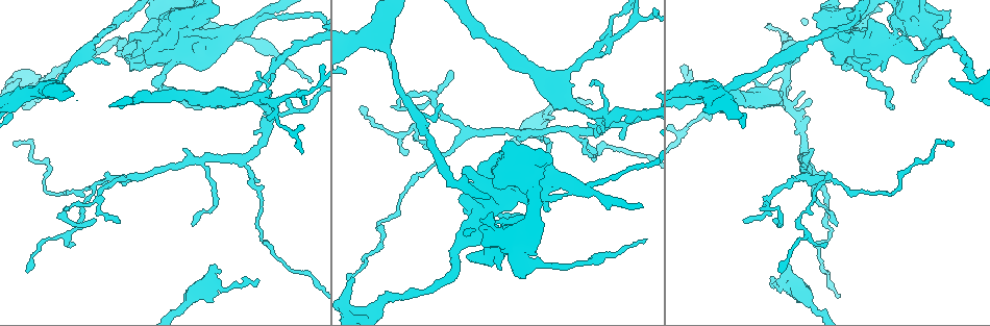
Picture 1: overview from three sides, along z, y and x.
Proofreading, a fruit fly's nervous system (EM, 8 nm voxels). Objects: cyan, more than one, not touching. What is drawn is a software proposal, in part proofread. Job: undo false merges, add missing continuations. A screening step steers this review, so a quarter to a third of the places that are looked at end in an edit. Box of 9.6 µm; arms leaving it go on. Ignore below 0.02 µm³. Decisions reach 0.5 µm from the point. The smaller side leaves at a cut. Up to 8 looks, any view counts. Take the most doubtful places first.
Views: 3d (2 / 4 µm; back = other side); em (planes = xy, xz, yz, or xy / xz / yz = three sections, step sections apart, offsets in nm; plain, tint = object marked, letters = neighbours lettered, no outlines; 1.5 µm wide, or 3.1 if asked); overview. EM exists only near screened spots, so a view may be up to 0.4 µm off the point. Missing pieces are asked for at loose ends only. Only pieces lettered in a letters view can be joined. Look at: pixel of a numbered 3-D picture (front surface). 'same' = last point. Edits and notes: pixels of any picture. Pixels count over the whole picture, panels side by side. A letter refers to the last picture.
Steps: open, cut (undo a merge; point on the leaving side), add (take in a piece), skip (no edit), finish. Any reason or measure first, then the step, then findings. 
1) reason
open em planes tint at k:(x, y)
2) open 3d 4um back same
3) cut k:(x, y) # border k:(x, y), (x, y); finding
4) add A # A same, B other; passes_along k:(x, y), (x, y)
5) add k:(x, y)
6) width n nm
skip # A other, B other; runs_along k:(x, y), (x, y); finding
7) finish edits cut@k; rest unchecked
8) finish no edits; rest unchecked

thick end
open 3d 4um at 1:(546, 211)

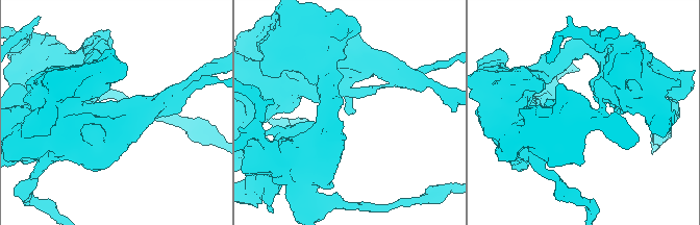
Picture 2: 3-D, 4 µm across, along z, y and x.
open em planes letters at 2:(350, 113)

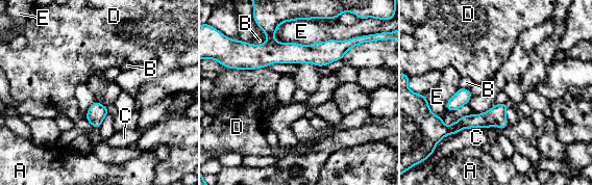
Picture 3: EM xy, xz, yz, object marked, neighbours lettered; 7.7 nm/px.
skip # A other, B other, C other, D other, E other; runs_along 3:(504, 106), (485, 121), (443, 128); none of them fits

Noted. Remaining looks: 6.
thin end
open 3d 2um at 1:(17, 147)

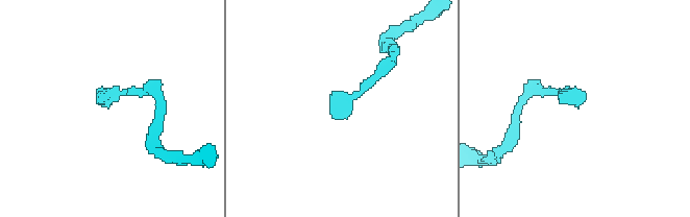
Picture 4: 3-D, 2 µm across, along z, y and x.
open em planes plain at 4:(101, 106)

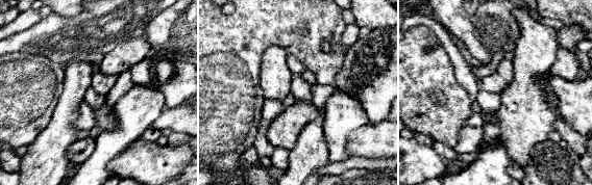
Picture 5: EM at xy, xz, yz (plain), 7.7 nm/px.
open em planes letters same

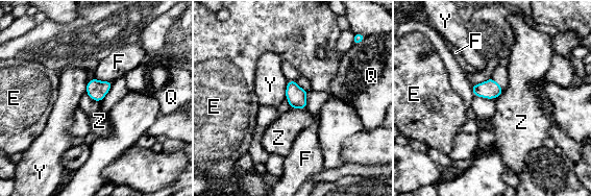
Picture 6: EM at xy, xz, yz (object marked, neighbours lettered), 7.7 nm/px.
longest_contact F 150 nm
skip # E other, F other, Q other, Y other, Z other; border 6:(290, 107), (305, 109); no lettered piece goes on from it

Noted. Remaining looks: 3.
thin end
open 3d 2um at 1:(116, 220)

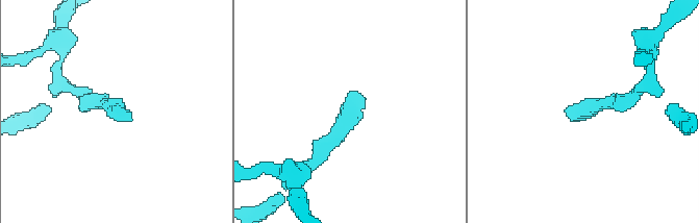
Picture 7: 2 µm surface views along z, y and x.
shape alone is not enough
open em xz step 4 tint at 7:(115, 116)

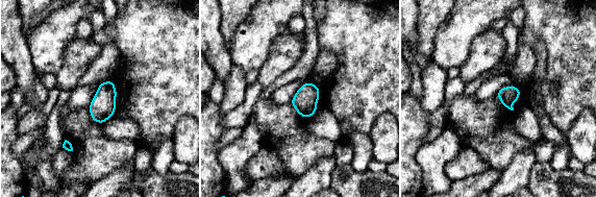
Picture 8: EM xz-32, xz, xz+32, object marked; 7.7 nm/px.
open em xz step 4 letters same

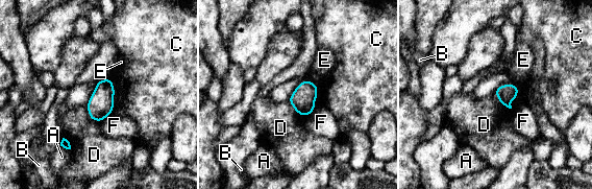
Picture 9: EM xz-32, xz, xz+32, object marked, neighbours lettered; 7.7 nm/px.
longest_contact C 260 nm
skip # A other, B other, C other, D other, E other, F other; none of them fits

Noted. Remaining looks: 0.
finish no edits; rest unchecked

